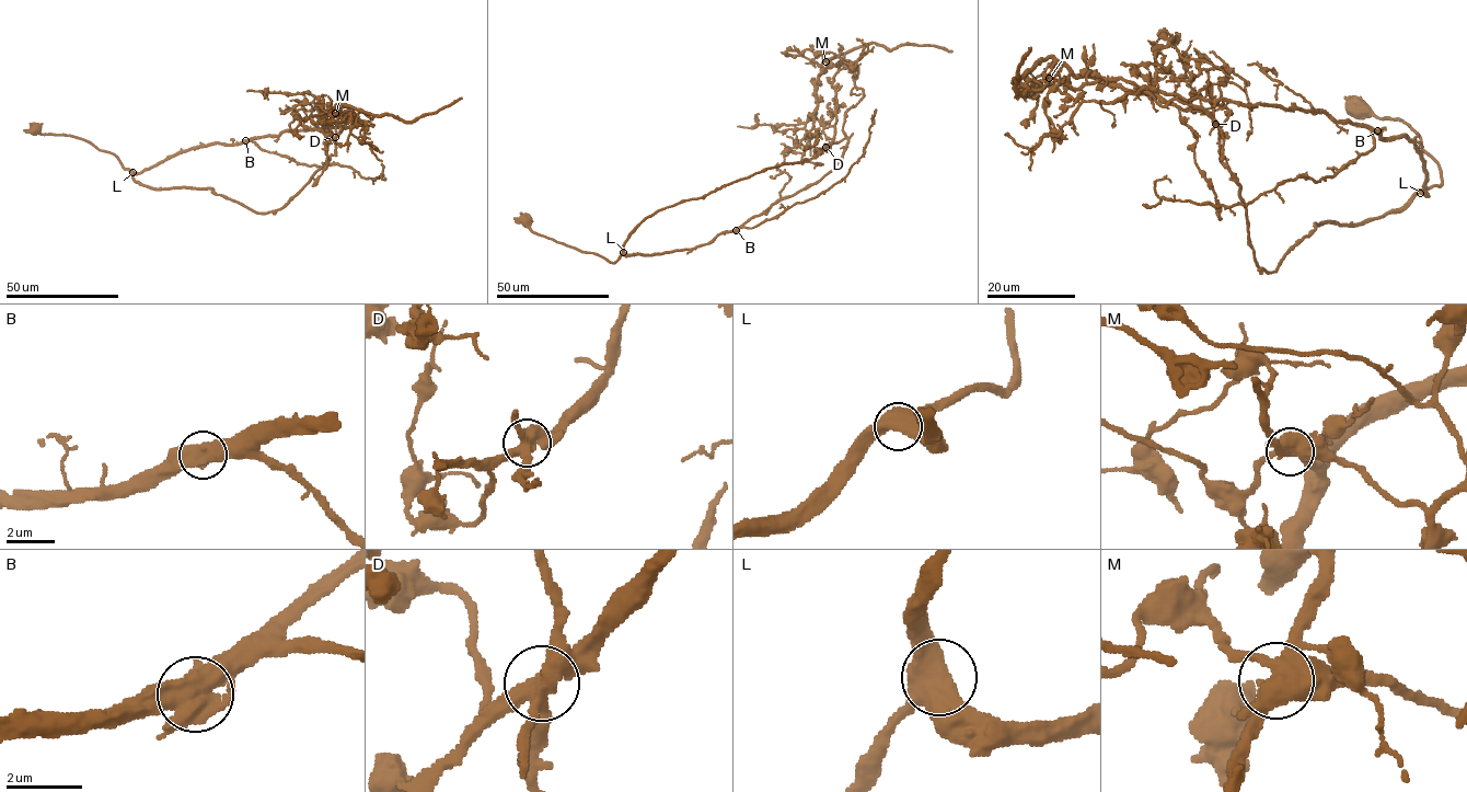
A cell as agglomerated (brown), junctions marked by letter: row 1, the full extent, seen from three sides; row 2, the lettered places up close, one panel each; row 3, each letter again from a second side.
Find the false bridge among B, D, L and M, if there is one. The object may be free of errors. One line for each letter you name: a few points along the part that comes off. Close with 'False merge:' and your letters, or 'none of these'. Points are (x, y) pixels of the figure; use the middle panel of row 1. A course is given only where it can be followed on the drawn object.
M: course (826, 61), (828, 68), (815, 83), (817, 108), (805, 122), (737, 126)
False merge: M

